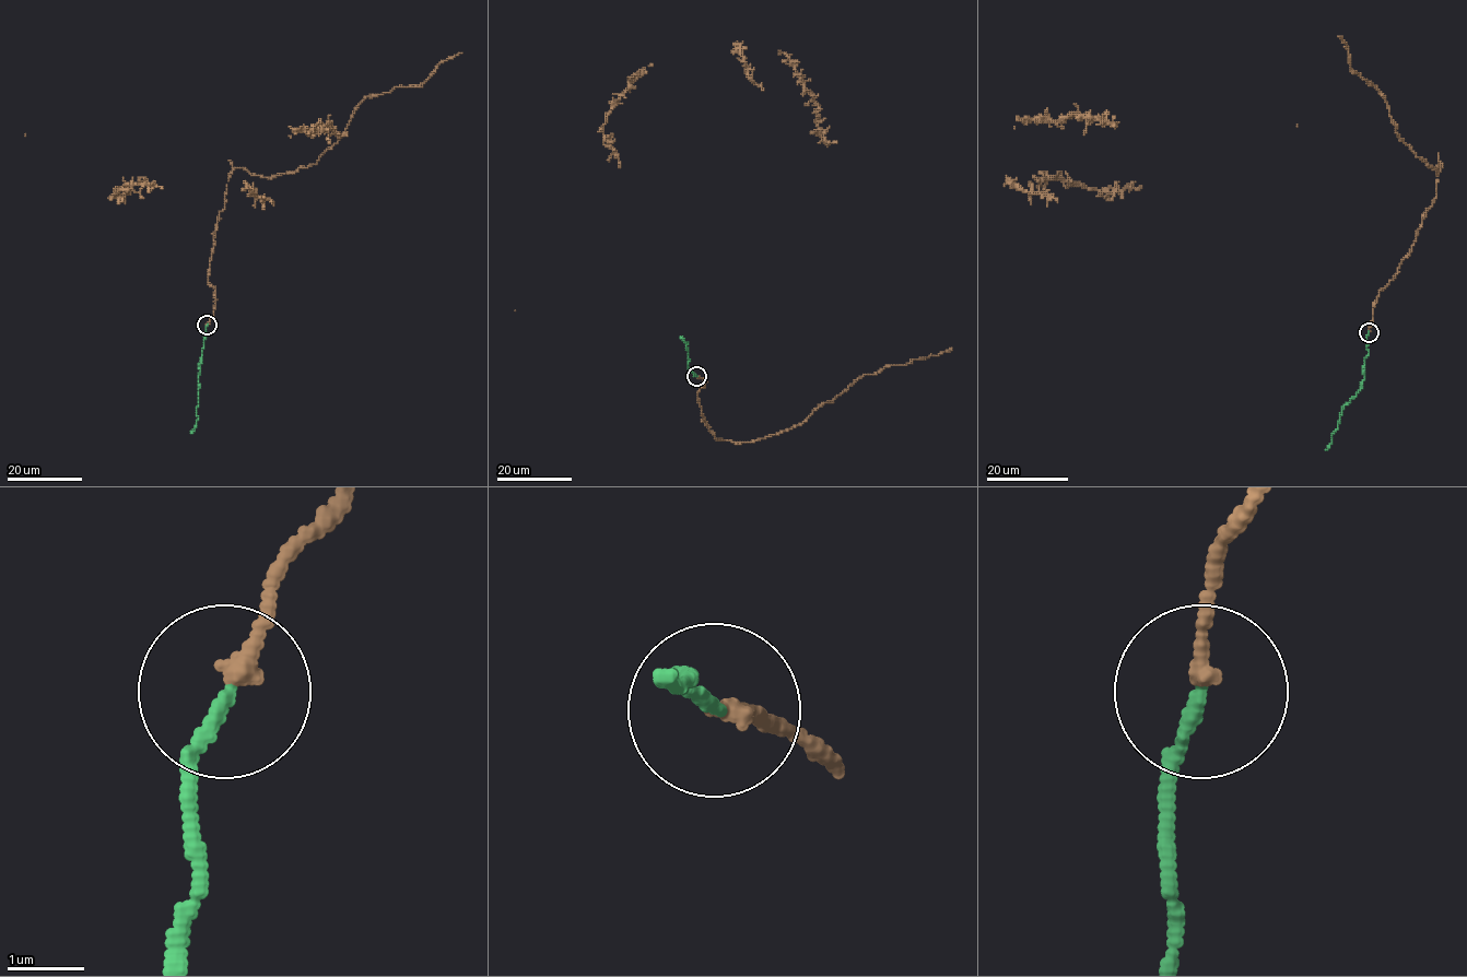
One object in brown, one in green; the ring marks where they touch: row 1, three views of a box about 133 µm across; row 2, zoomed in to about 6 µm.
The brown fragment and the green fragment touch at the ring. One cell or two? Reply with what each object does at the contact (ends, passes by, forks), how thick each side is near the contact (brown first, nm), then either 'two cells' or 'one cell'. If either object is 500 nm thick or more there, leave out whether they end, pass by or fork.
brown ends; green ends; calibres 200 and 160 nm; one cell

